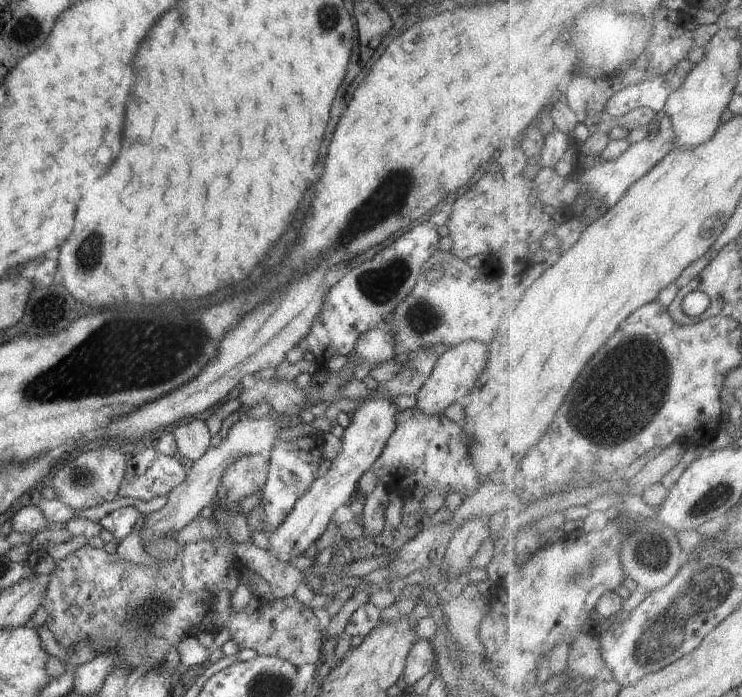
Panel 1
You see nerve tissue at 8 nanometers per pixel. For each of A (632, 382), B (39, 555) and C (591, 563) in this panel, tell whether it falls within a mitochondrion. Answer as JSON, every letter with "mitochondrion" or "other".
{"A":"mitochondrion","B":"other","C":"mitochondrion"}

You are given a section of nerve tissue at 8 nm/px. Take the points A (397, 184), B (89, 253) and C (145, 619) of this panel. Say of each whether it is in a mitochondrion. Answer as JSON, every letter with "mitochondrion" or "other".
{"A":"mitochondrion","B":"mitochondrion","C":"mitochondrion"}

